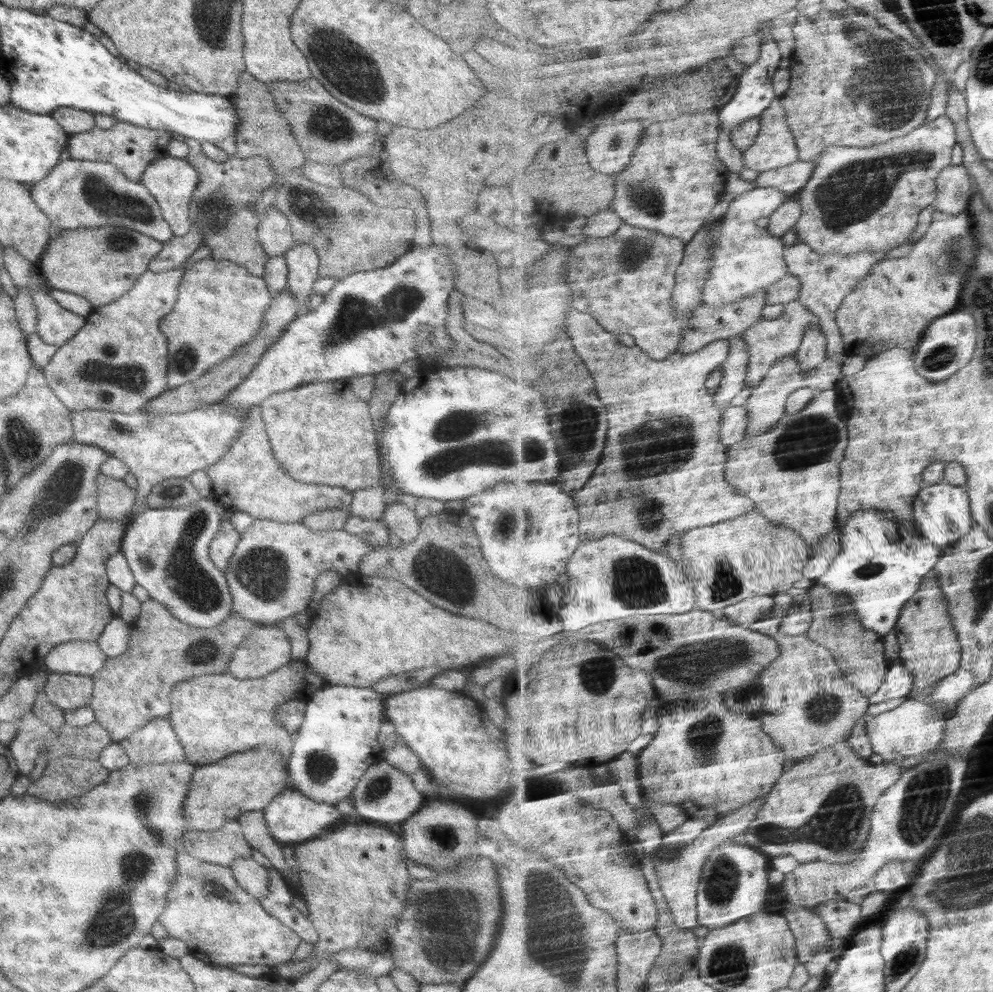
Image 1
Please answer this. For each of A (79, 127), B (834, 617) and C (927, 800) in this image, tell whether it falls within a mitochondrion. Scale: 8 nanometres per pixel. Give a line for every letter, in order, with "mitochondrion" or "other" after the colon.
A: other
B: mitochondrion
C: mitochondrion

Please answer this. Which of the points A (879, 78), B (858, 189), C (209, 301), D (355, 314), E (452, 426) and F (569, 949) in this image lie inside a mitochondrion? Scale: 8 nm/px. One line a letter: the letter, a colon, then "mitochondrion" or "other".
A: mitochondrion
B: mitochondrion
C: other
D: mitochondrion
E: mitochondrion
F: mitochondrion

